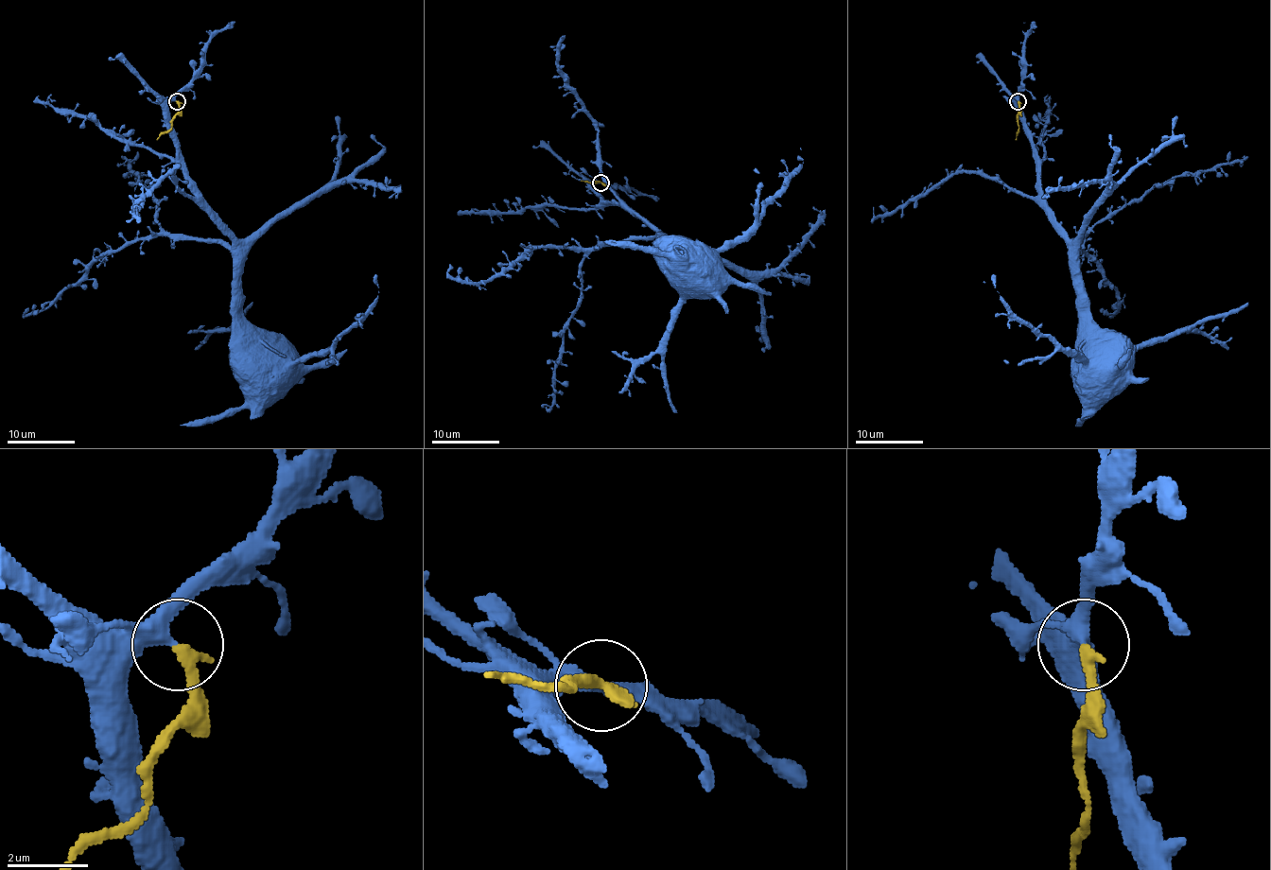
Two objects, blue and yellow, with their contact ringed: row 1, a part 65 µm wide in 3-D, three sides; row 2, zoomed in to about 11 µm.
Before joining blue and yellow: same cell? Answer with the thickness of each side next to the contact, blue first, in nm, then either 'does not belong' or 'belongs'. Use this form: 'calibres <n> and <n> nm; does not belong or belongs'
calibres 340 and 280 nm; does not belong

